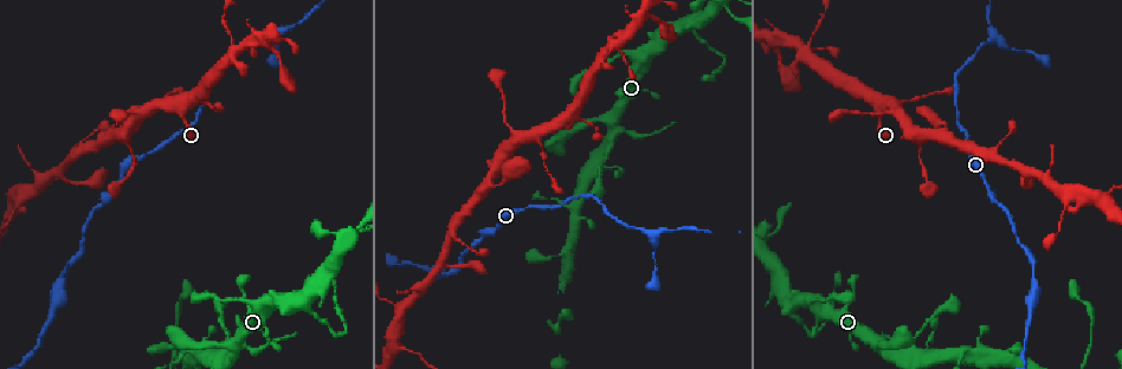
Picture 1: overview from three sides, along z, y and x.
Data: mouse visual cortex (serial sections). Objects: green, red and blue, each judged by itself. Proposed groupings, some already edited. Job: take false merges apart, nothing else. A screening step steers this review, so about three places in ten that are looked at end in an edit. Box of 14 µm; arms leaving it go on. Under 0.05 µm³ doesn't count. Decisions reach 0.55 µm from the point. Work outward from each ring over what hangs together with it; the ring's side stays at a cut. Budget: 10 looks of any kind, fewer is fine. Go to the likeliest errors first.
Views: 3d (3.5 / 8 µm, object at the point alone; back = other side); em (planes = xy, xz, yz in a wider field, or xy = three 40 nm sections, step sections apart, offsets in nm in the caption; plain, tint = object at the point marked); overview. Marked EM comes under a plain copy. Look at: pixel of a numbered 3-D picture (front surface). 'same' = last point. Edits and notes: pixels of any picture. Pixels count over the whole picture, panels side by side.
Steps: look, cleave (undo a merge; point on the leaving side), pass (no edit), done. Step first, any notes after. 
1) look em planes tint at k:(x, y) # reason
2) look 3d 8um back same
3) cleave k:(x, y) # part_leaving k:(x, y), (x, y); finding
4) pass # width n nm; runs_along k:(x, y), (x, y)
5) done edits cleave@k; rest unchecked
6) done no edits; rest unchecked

look 3d 8um at 1:(346, 331) # sharp bend

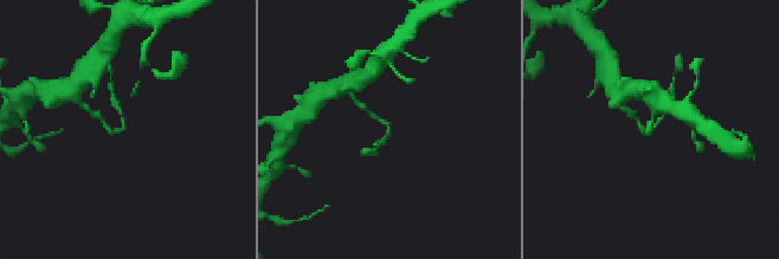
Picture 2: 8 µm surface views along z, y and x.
look em xy step 5 tint at 2:(387, 127) # arm_widths 100, 150 nm

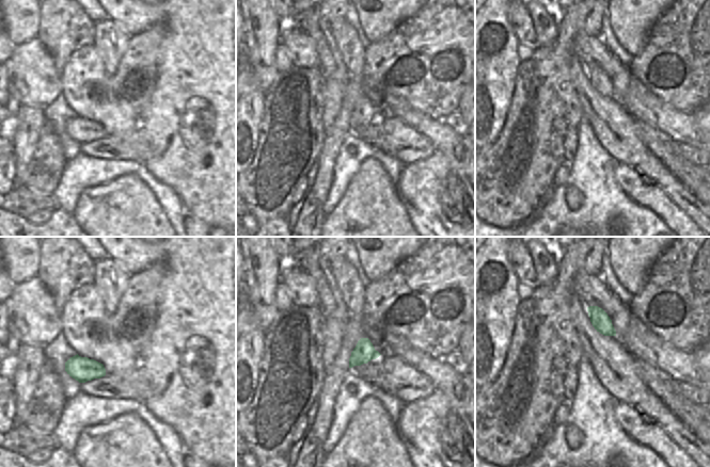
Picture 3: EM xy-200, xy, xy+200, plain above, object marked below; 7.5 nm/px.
pass # runs_along 2:(364, 107), (390, 127), (380, 143); continuous, no second cell

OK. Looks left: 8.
look 3d 3.5um at 1:(184, 350)

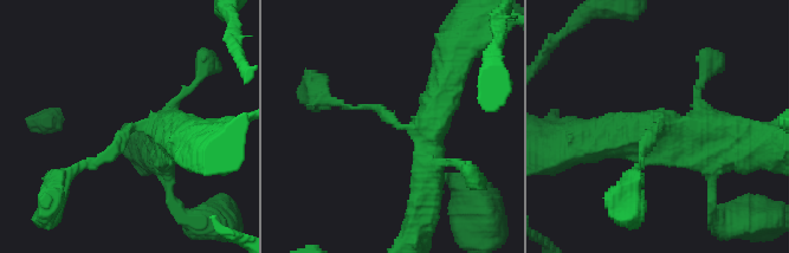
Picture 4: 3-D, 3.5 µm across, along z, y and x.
look em xy step 5 tint at 4:(131, 126) # arms 3; arm_widths 100, 400, 450 nm

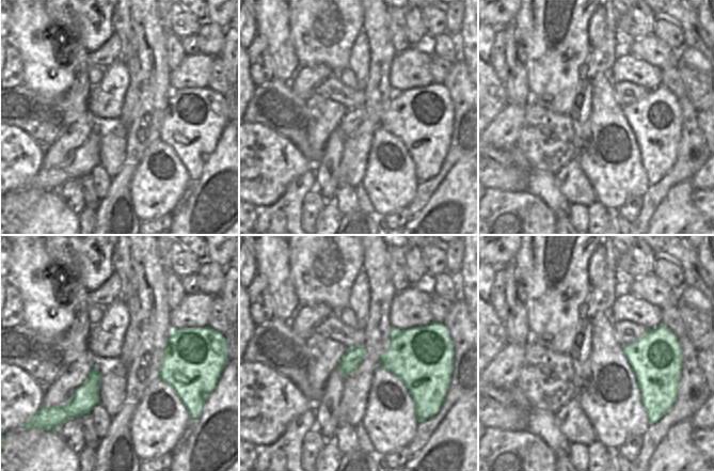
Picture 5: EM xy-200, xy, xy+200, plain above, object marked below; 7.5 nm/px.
pass # runs_along 4:(179, 133), (131, 125), (110, 154), (73, 166); all the same cell

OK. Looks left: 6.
look 3d 3.5um at 1:(542, 152) # thin neck

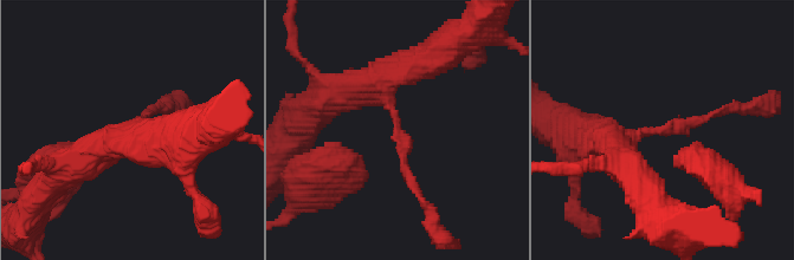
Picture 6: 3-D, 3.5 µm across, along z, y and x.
look em xy step 2 tint at 6:(661, 132) # need the tissue

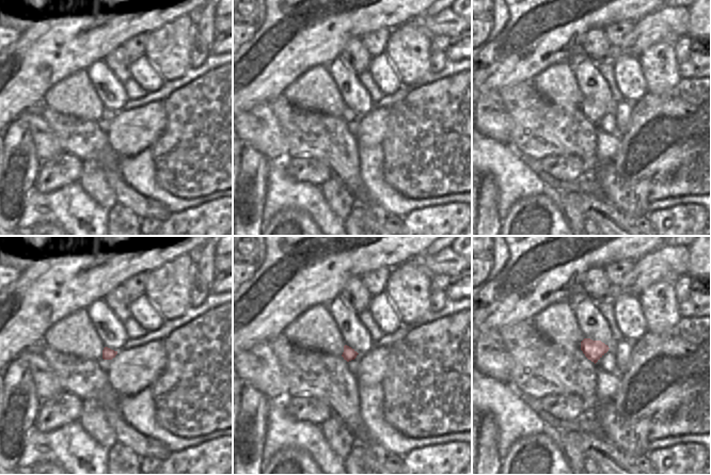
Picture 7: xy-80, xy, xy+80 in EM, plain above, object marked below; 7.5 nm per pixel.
pass # runs_along 6:(602, 138), (730, 110); one cell here

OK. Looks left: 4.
look 3d 3.5um at 1:(111, 136) # sharp bend

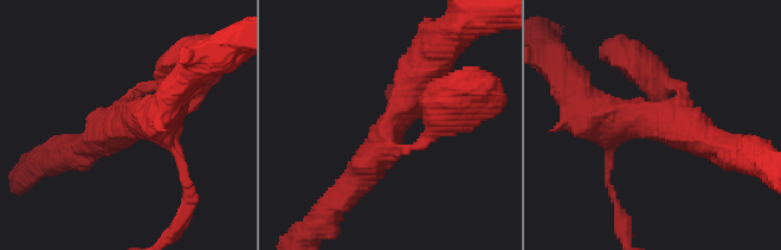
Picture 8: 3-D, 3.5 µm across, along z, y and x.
look em xy step 3 tint at 8:(121, 127) # arms 3; arm_widths 150, 350, 500 nm; need the tissue

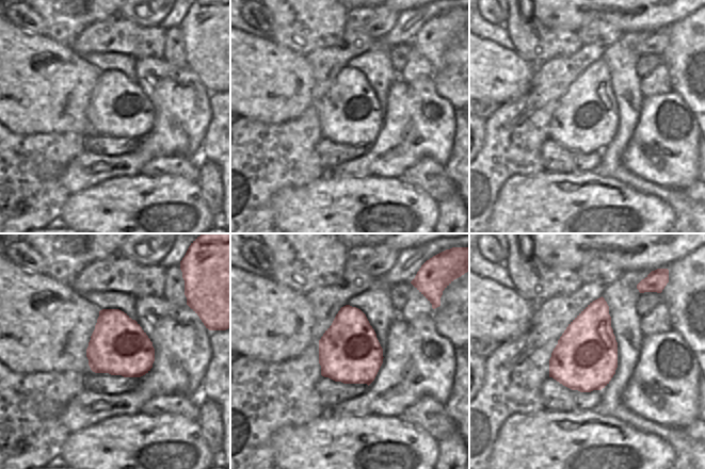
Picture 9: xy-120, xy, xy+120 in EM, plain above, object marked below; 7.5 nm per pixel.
pass # runs_along 8:(425, 79), (342, 198); all the same cell

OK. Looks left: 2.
done no edits; rest unchecked

